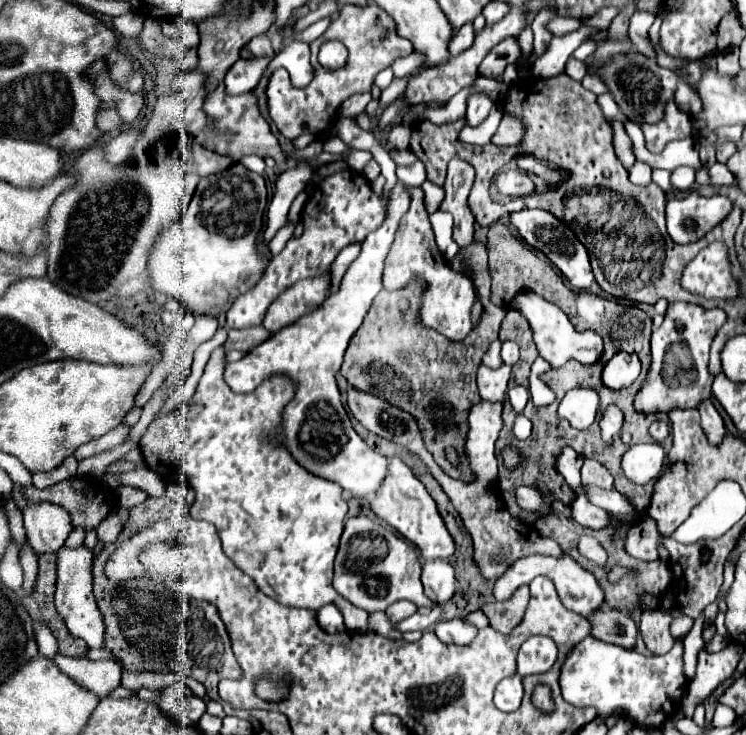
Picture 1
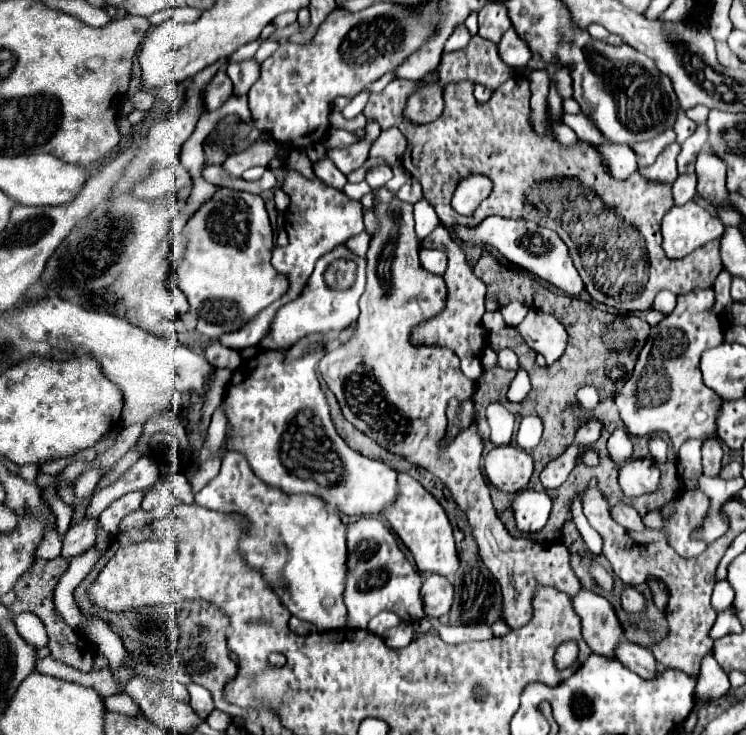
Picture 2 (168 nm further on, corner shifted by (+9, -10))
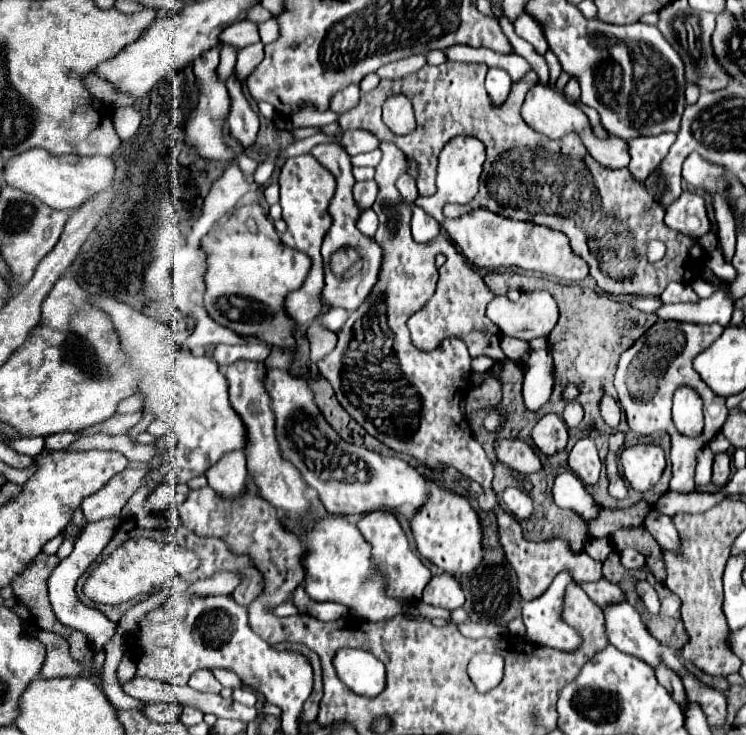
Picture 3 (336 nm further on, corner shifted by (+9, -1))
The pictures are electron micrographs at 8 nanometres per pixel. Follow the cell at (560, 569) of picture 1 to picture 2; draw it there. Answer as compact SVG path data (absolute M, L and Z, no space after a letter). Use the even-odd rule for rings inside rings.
M582 590L572 598L574 610L582 620L582 634L594 654L614 658L618 642L624 638L622 624L610 600L590 590Z

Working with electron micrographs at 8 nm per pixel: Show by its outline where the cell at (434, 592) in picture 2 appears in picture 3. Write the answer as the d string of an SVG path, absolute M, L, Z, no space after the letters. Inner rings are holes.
M440 573L440 575L434 575L430 583L424 587L422 601L444 609L456 609L464 603L464 593L454 575Z

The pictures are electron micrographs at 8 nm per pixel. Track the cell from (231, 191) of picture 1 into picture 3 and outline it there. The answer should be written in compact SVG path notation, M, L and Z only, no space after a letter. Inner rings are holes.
M258 201L234 207L226 223L214 227L210 233L202 237L200 249L206 253L206 265L204 265L206 289L204 289L202 305L208 311L208 315L216 323L230 327L238 335L254 335L260 341L266 341L274 347L292 347L294 345L294 337L292 337L294 325L286 317L282 303L290 291L302 285L310 269L310 257L282 245L274 225L268 221L266 209Z

